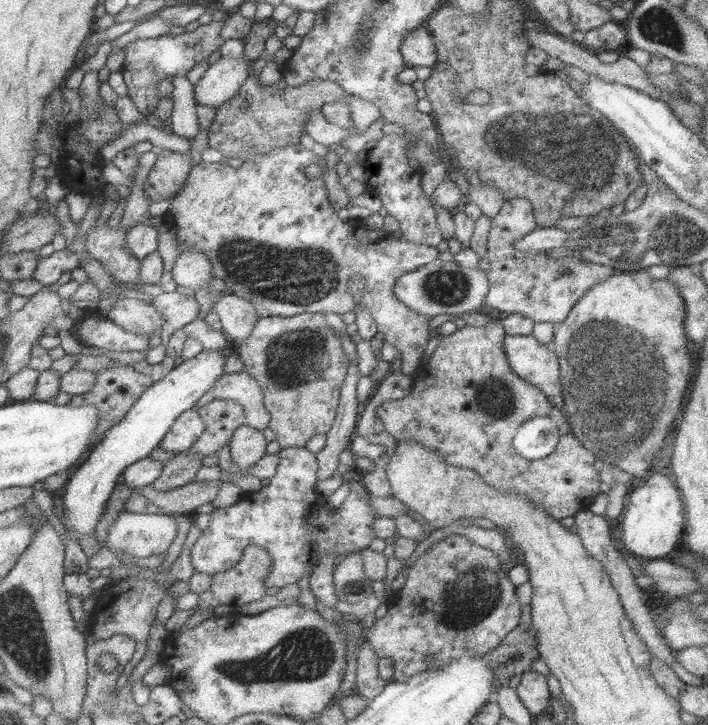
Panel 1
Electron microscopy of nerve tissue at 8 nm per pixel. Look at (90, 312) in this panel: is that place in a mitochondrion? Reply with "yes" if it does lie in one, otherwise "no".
no

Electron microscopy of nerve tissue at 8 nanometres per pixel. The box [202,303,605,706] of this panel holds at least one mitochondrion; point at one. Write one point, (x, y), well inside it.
(310, 654)

